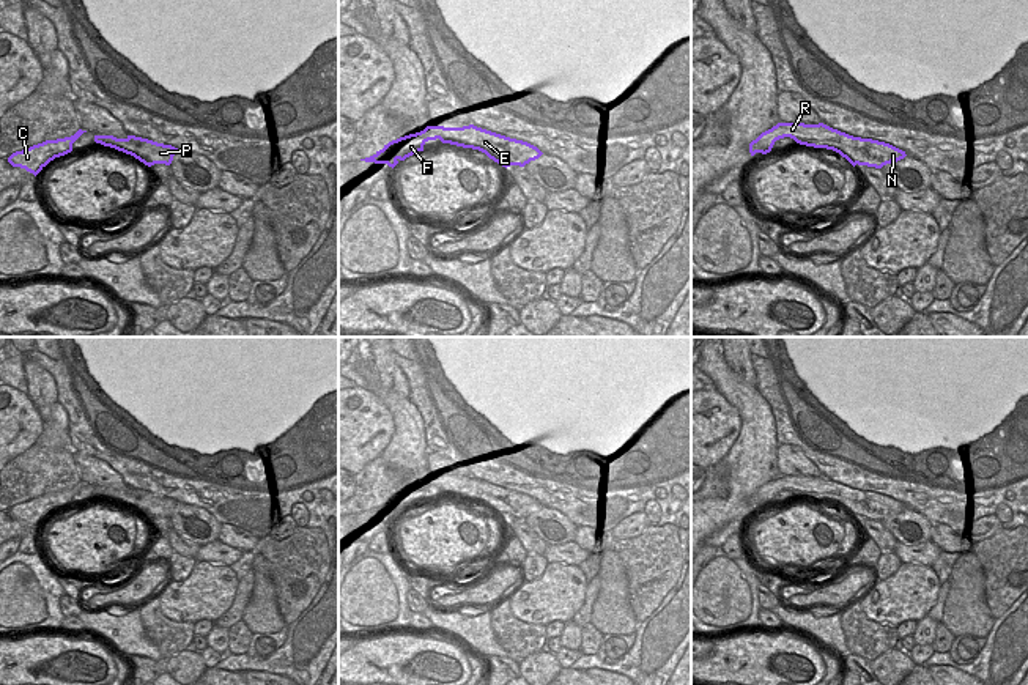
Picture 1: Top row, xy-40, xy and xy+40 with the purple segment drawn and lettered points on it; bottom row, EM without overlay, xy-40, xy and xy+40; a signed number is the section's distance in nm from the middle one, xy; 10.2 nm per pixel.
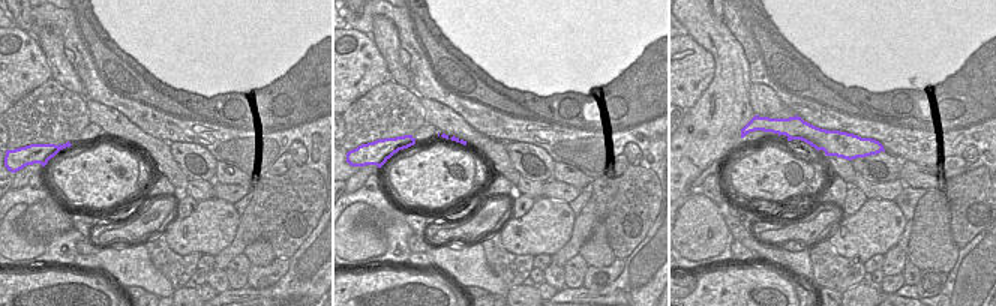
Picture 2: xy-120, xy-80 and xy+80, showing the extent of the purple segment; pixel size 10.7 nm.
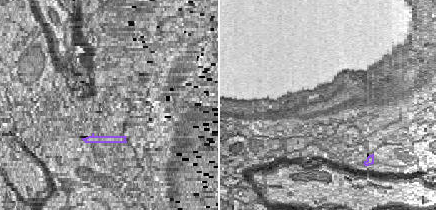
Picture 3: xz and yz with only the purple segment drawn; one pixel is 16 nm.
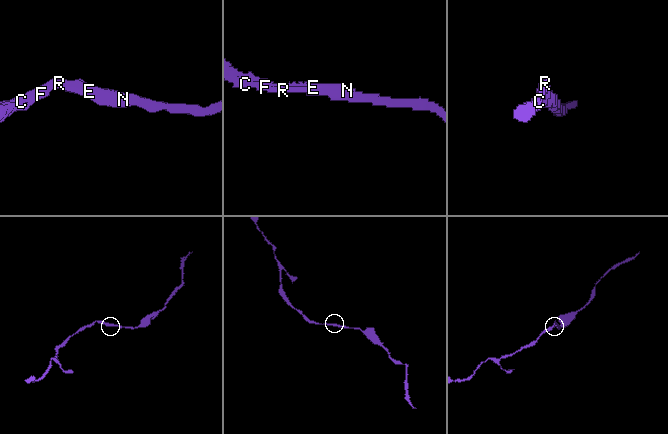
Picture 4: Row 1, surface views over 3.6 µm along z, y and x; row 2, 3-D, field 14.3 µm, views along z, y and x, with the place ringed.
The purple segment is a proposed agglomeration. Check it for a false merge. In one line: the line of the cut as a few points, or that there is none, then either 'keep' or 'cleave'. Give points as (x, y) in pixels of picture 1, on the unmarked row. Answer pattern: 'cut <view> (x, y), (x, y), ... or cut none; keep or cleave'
cut none; keep

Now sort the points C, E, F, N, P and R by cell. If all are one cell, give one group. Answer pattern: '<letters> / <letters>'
C E F N P R

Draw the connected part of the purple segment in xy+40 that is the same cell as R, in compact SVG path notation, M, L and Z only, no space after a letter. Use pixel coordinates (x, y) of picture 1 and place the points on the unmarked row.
M778 476L749 496L751 509L756 505L770 505L775 494L784 490L790 490L800 498L833 502L845 510L853 520L858 517L882 521L907 509L905 504L889 496L853 490L823 476Z

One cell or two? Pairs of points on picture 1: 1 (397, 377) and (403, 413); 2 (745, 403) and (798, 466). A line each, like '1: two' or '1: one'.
1: two
2: two

